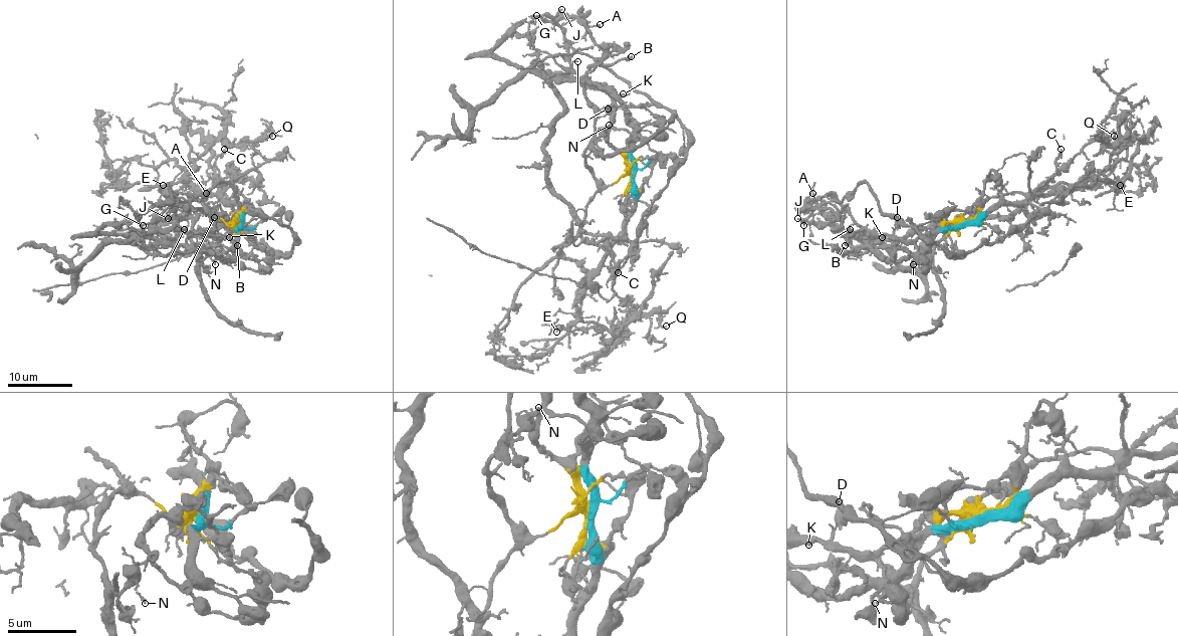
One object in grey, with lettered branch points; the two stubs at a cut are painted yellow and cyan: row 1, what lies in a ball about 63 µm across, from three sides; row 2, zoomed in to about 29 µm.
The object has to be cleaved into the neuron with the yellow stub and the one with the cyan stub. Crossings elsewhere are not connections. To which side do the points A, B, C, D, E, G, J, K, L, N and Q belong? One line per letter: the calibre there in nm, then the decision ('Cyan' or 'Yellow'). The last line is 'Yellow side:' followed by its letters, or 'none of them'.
A: Thickness 160 nm. Yellow
B: Thickness 280 nm. Yellow
C: Thickness 280 nm. Yellow
D: Thickness 280 nm. Yellow
E: Thickness 100 nm. Cyan
G: Thickness 190 nm. Yellow
J: Thickness 200 nm. Yellow
K: Thickness 100 nm. Yellow
L: Thickness 130 nm. Yellow
N: Thickness 120 nm. Yellow
Q: Thickness 170 nm. Cyan
Yellow side: A, B, C, D, G, J, K, L, N

